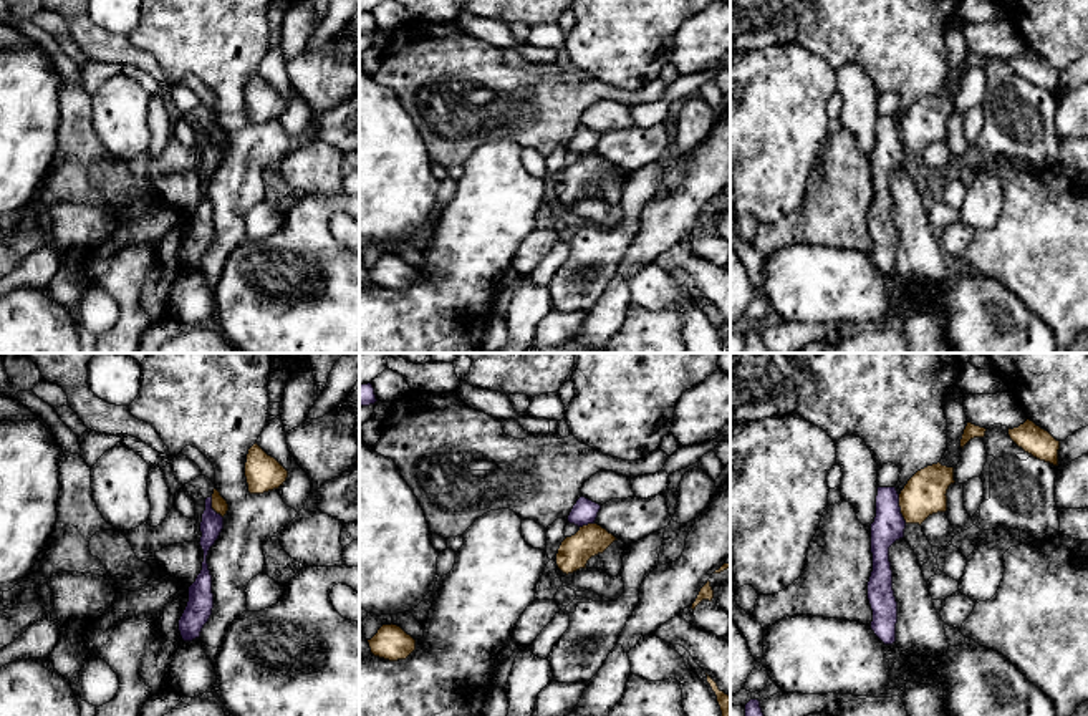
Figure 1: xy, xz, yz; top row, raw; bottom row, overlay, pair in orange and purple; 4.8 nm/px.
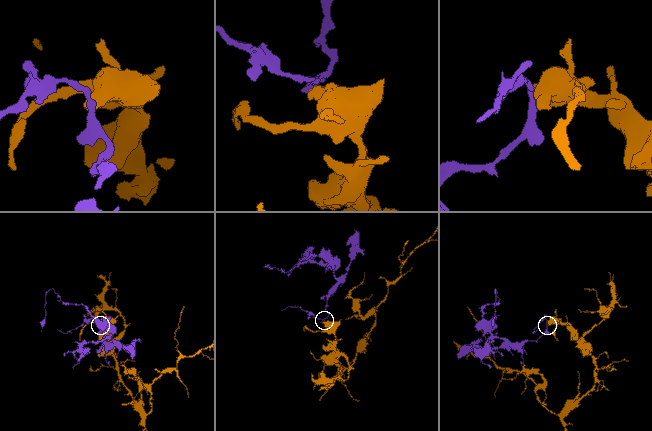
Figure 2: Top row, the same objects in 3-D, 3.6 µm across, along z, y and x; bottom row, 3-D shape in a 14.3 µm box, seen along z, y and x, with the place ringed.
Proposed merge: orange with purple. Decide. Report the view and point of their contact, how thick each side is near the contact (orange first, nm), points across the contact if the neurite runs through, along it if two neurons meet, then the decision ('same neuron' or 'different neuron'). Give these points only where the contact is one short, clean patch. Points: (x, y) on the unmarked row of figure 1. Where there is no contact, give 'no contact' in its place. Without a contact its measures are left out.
yz (901, 138) | 200/150 nm | along yz (898, 123), (901, 145), (906, 151) | different neuron

